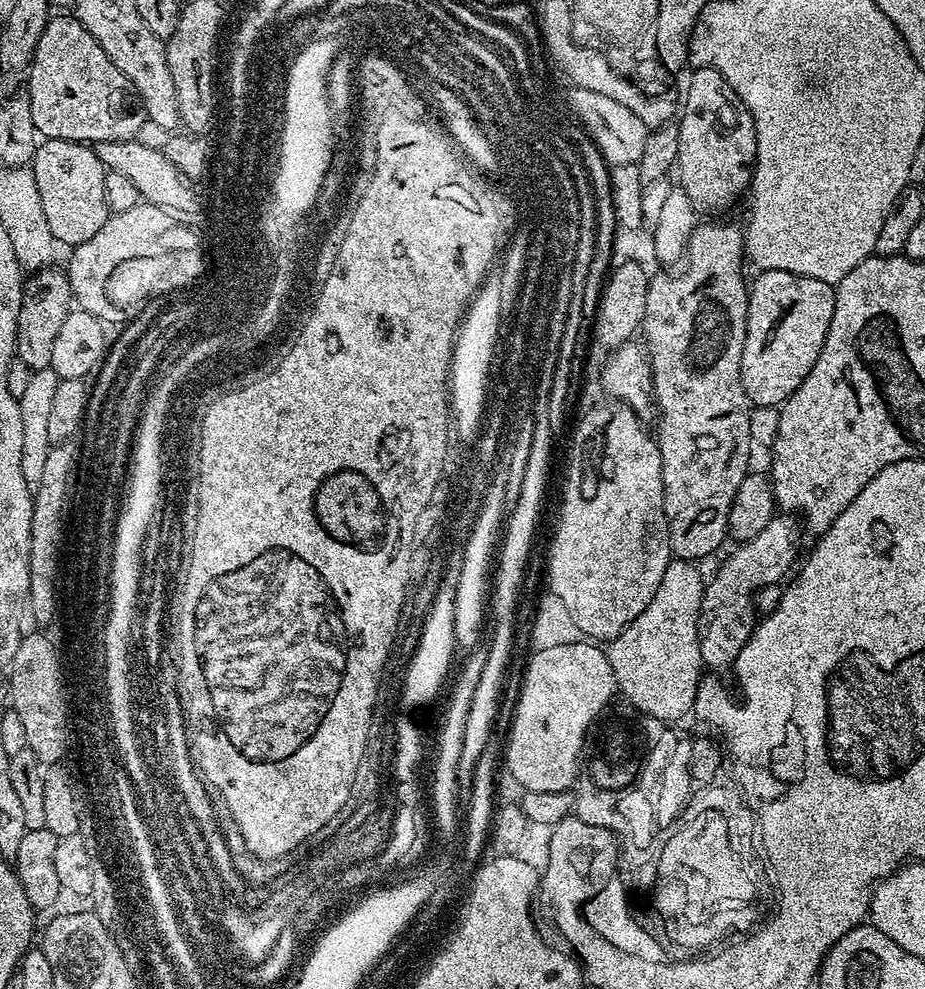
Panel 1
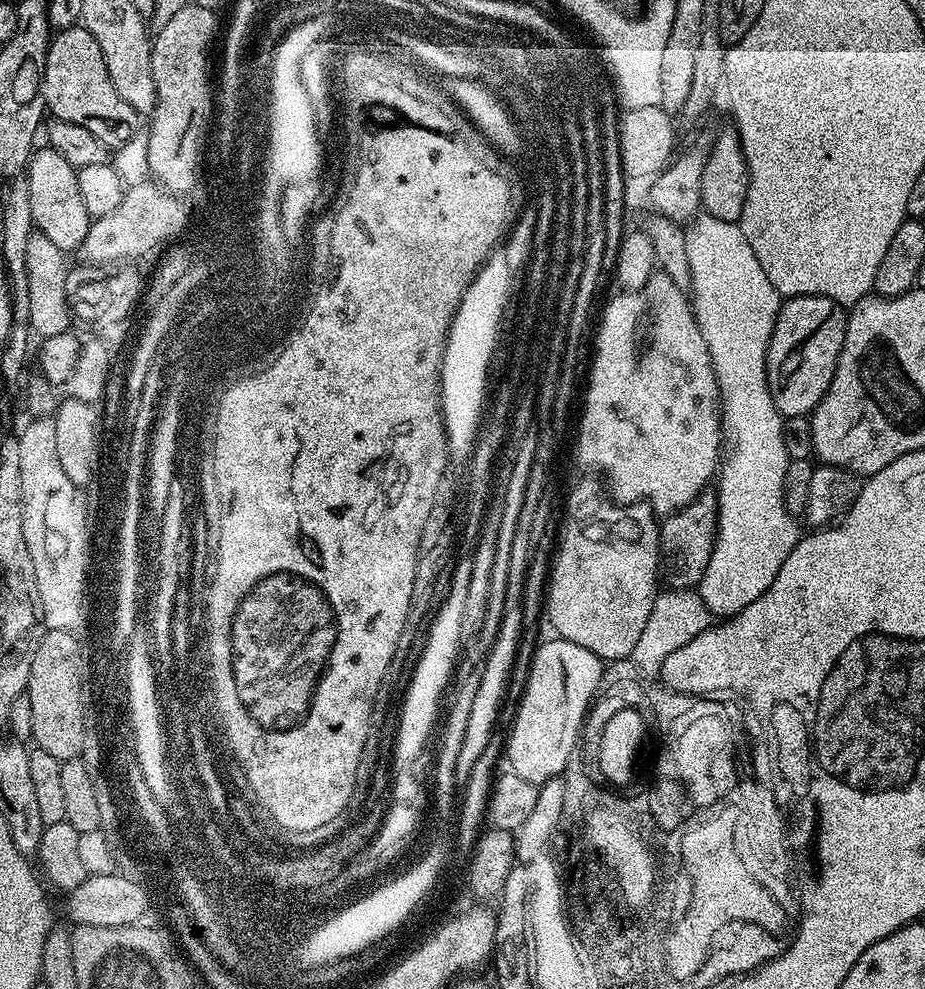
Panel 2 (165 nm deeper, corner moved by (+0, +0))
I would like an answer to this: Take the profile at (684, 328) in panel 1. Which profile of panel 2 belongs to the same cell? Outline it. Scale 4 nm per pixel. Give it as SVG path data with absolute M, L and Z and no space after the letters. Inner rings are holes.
M705 490L685 508L679 508L671 516L663 517L660 524L660 546L666 553L666 560L672 565L668 568L669 589L695 589L700 583L702 574L706 574L706 566L710 562L710 554L716 545L716 492Z

